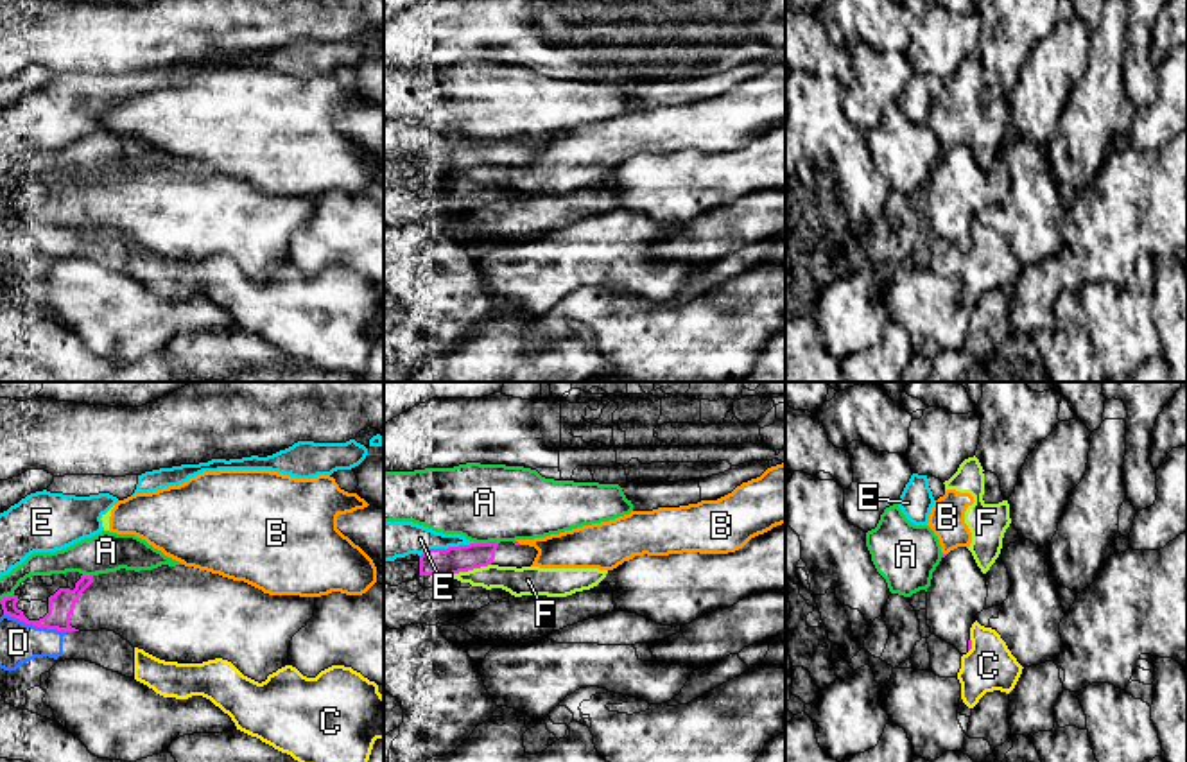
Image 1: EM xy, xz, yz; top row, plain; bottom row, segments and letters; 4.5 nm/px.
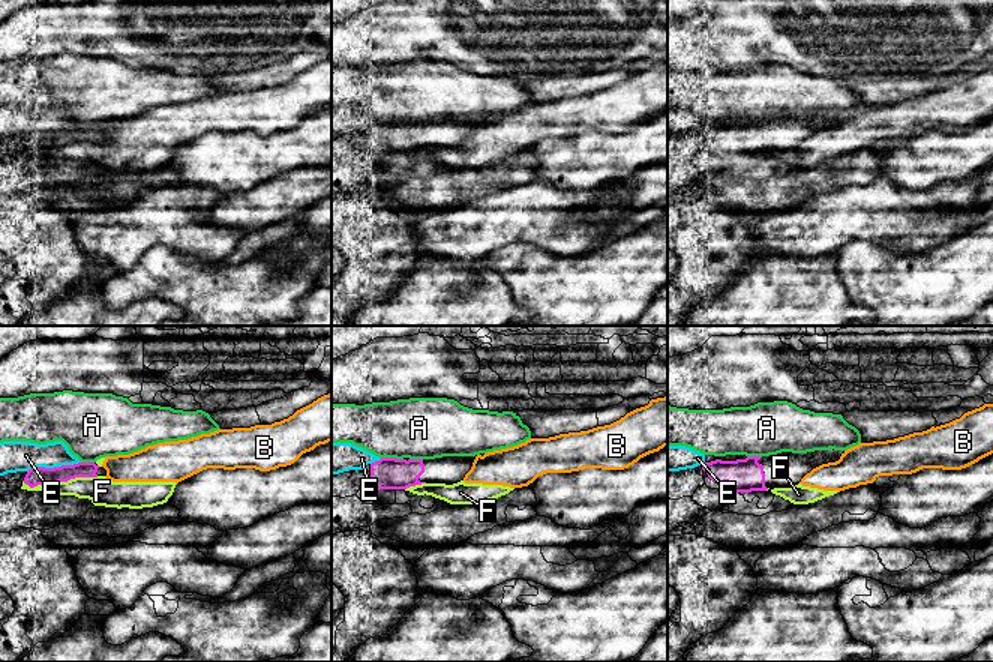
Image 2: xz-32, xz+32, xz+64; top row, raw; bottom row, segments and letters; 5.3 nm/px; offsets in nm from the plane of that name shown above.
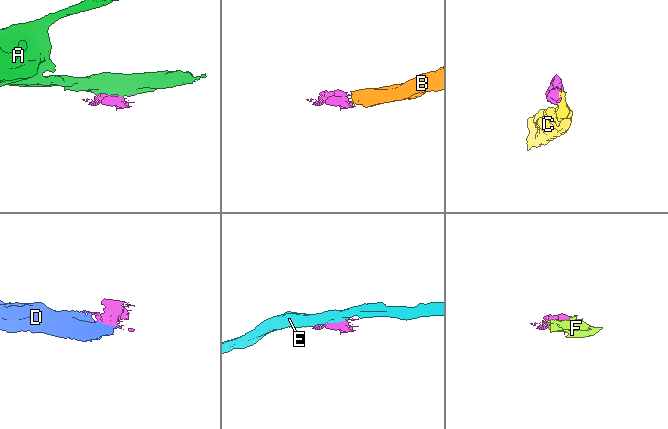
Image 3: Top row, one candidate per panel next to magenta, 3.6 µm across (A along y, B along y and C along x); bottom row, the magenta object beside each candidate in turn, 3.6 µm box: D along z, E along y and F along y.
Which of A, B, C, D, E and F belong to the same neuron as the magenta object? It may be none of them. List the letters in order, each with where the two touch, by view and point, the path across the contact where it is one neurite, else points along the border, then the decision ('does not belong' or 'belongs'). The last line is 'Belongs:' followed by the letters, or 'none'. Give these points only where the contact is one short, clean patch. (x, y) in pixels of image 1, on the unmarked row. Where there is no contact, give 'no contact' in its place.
A: contact xz (486, 142); does not belong
B: no contact; does not belong
C: contact yz (970, 244); does not belong
D: contact xy (38, 225); does not belong
E: contact xz (449, 146); does not belong
F: contact xz (470, 167); does not belong
Belongs: none

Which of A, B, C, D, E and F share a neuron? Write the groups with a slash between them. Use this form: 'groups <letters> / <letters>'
groups A / B F / C D / E

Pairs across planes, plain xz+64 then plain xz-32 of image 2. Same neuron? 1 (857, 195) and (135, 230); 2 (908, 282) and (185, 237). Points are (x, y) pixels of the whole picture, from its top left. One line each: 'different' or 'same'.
1: same
2: different

